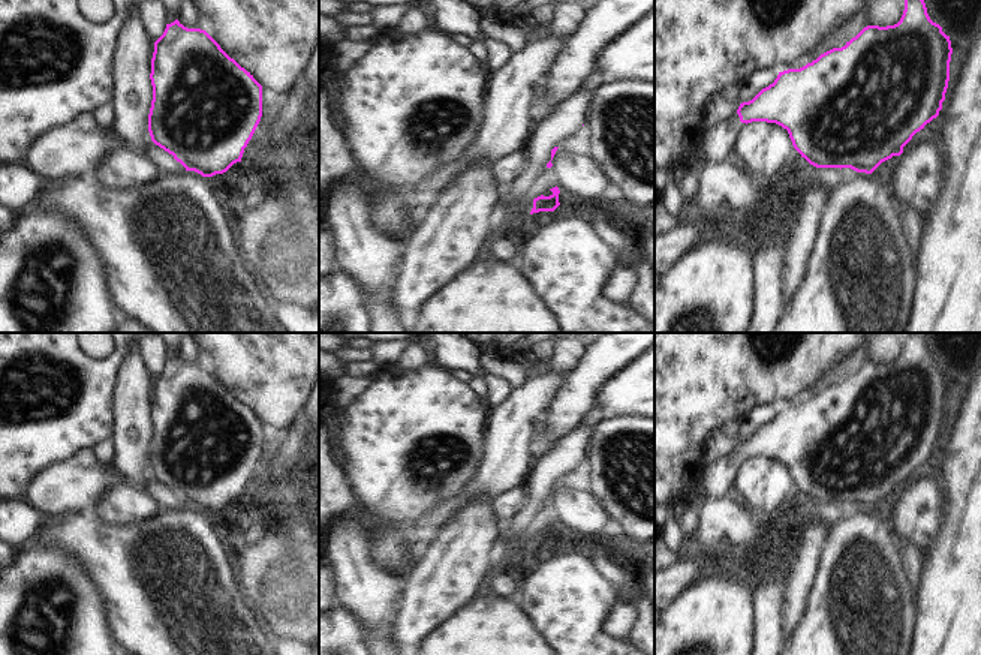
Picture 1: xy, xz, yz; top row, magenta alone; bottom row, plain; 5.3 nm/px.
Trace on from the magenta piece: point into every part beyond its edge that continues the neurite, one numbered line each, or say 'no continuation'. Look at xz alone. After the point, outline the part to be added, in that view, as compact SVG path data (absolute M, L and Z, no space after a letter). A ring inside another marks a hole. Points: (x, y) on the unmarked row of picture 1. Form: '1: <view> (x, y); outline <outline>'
no continuation

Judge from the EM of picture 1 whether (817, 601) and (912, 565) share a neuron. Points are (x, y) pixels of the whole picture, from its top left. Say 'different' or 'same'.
different

